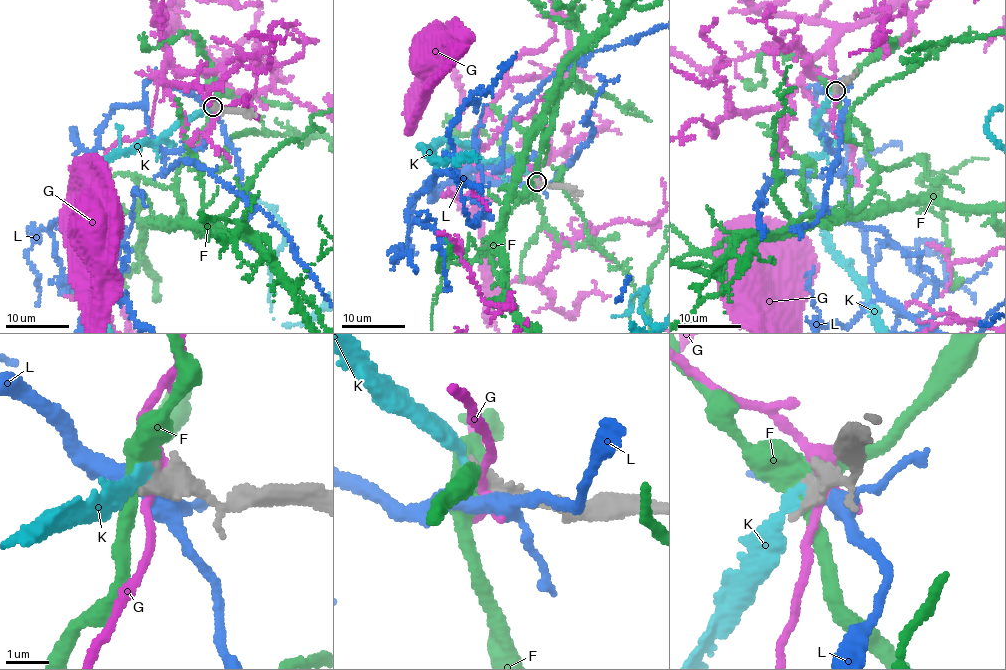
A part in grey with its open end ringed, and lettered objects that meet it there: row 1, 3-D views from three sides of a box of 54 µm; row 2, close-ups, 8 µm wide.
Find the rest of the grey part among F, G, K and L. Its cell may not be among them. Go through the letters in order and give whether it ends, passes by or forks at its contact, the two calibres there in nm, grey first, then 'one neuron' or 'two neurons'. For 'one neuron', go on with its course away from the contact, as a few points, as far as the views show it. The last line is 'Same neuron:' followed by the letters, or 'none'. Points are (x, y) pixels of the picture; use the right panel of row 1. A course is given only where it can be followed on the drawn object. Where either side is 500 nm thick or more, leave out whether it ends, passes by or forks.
F: it forks there; 400 nm thick on the grey side, 440 nm on the other; two neurons
G: it forks there; 440 nm thick on the grey side, 280 nm on the other; two neurons
K: it ends there; 360 nm thick on the grey side, 200 nm on the other; one neuron
L: it forks there; 460 nm thick on the grey side, 320 nm on the other; two neurons
Same neuron: K

